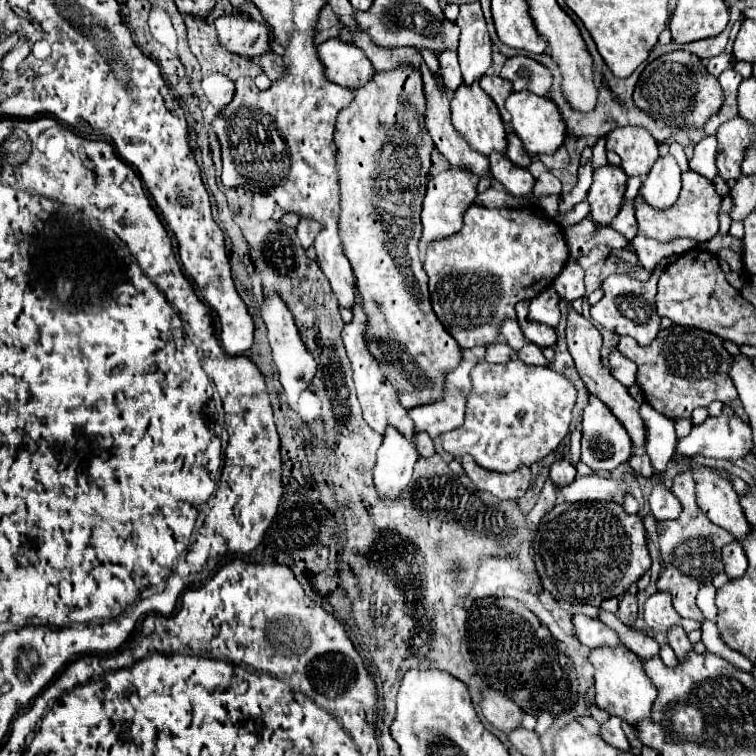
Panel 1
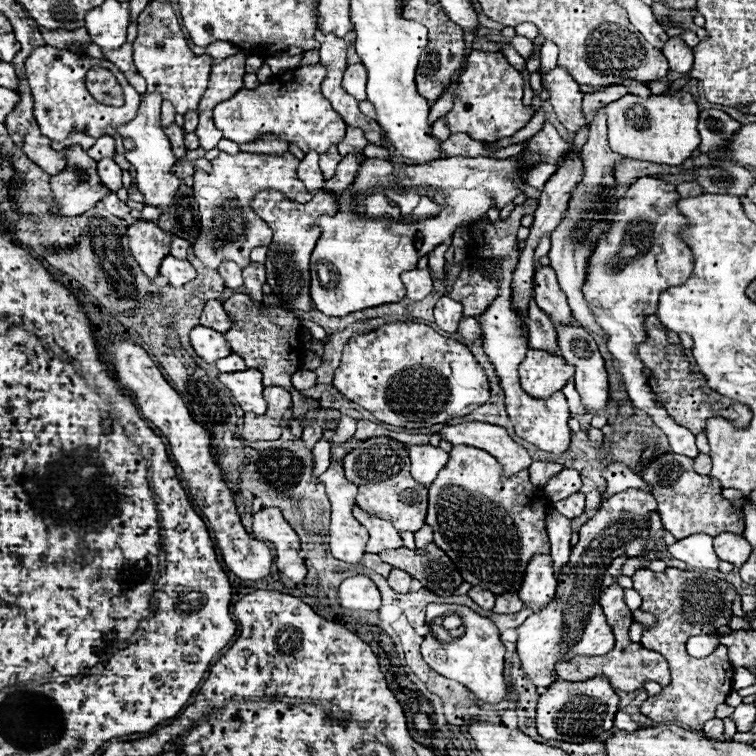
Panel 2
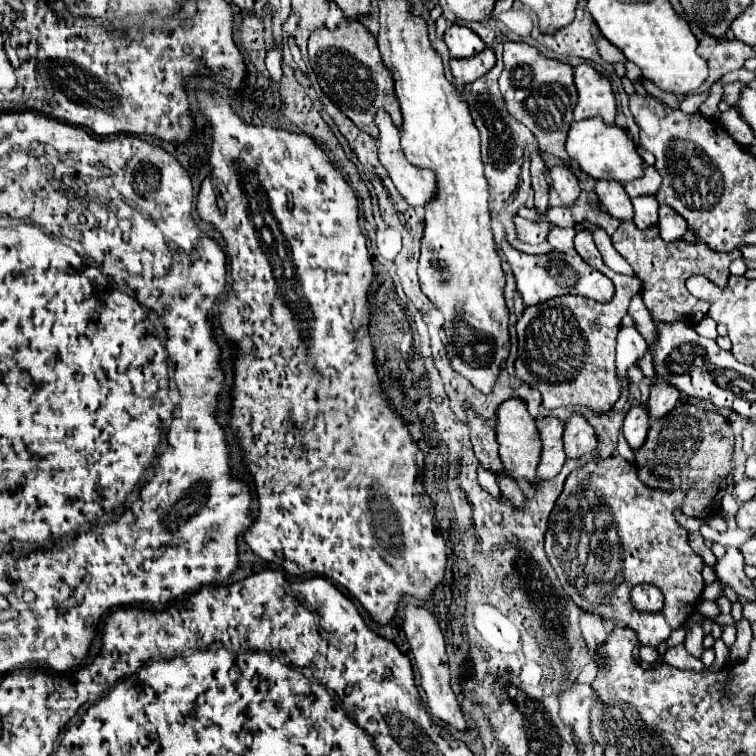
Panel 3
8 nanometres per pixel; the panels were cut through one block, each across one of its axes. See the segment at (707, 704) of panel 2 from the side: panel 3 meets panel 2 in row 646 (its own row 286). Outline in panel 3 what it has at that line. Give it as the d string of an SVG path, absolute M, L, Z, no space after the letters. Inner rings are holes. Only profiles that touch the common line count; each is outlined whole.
M634 222L620 224L620 228L612 236L612 246L632 266L634 274L644 282L642 298L652 318L658 322L686 322L692 328L708 314L710 304L706 300L694 298L686 290L684 282L694 274L702 274L708 276L708 280L714 282L718 288L722 288L728 282L730 262L742 256L740 250L732 250L726 254L714 252L708 246L704 246L704 242L694 242L694 244L688 244L684 240L662 242L658 226L648 226L646 230L640 230L634 226Z

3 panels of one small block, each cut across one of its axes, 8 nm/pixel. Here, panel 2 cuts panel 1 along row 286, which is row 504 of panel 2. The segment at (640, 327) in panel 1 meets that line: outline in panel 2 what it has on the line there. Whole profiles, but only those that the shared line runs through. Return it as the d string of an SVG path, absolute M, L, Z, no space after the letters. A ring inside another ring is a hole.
M624 490L614 494L612 498L608 498L606 502L602 502L600 510L596 512L594 518L590 518L578 532L578 544L572 548L570 560L568 564L562 568L560 576L558 576L558 590L556 596L550 600L550 604L546 604L544 608L540 608L538 612L534 612L532 616L526 618L526 622L518 628L518 654L524 666L524 672L530 676L530 680L536 686L544 686L548 688L552 682L558 680L556 676L556 662L558 660L570 660L574 656L602 656L606 652L610 652L614 648L614 634L612 628L606 622L606 616L598 604L600 598L600 590L602 586L598 584L600 578L606 574L606 568L610 566L610 562L618 556L640 556L642 552L646 552L646 542L650 538L650 512L656 512L656 500L652 498L650 492L646 490Z

